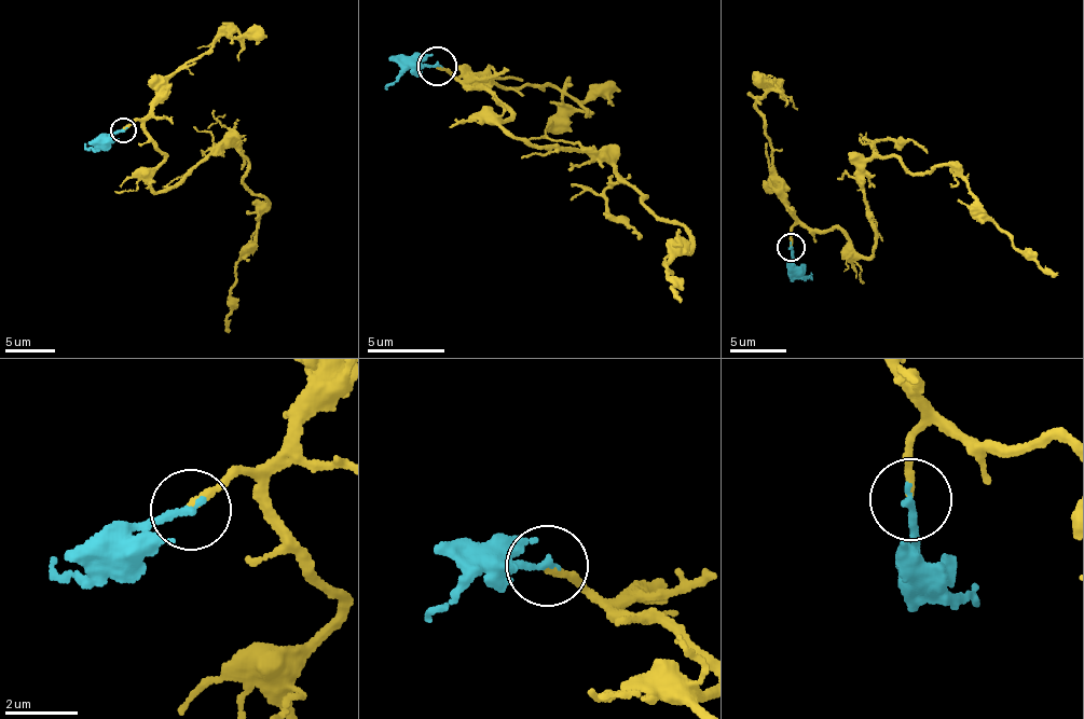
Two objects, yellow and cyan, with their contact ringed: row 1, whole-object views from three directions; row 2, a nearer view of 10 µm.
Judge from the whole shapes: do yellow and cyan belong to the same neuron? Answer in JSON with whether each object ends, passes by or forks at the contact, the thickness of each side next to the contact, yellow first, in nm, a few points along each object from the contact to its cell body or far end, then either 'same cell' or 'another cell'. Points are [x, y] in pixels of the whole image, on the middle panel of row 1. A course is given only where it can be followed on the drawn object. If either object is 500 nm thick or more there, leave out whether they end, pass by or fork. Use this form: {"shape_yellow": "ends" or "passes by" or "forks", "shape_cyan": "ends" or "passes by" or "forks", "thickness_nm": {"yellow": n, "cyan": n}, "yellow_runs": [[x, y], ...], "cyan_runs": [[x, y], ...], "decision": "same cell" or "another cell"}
{"shape_yellow": "ends", "shape_cyan": "ends", "thickness_nm": {"yellow": 200, "cyan": 220}, "yellow_runs": [[436, 66], [490, 92], [511, 137], [605, 162], [644, 205], [684, 227], [687, 251], [666, 265], [682, 302]], "cyan_runs": [[436, 66], [401, 70], [384, 87]], "decision": "same cell"}

